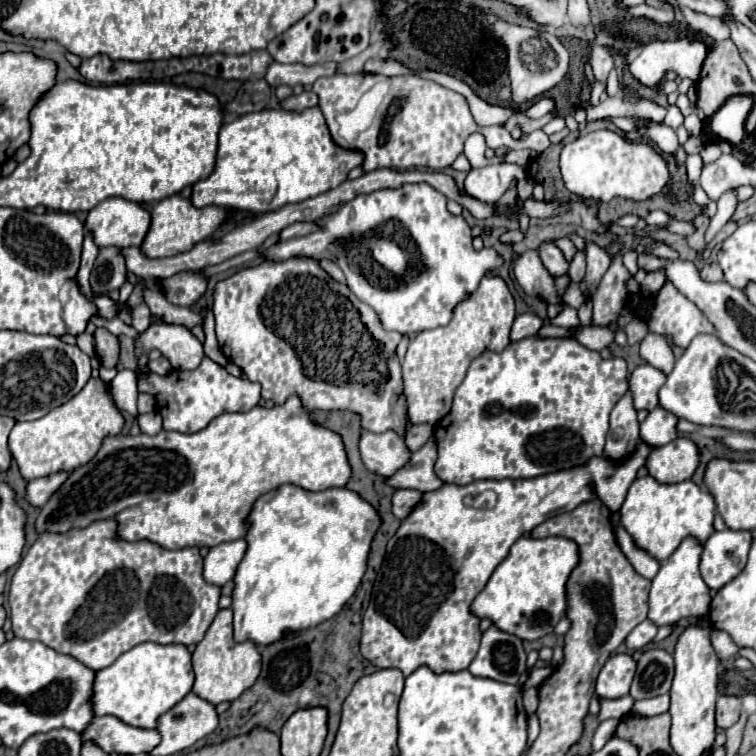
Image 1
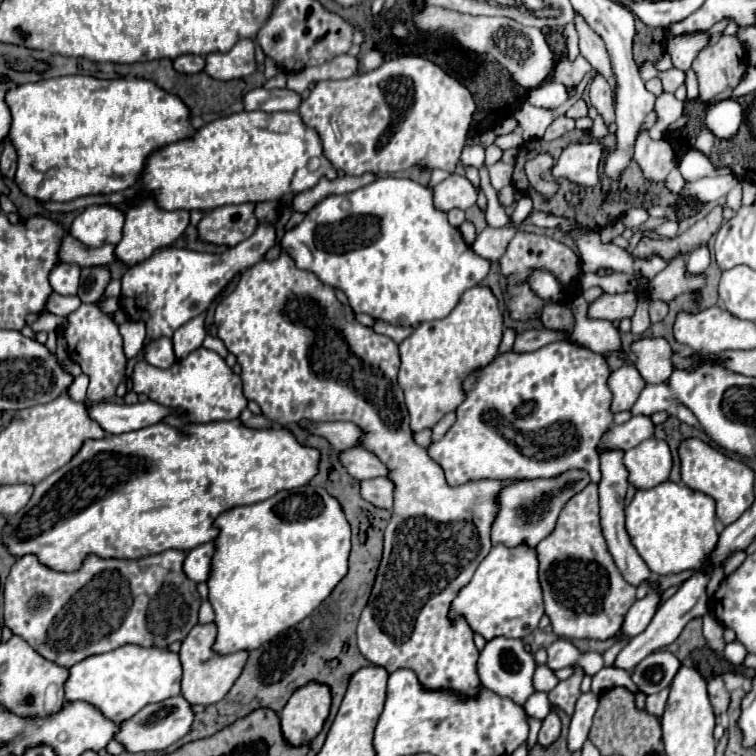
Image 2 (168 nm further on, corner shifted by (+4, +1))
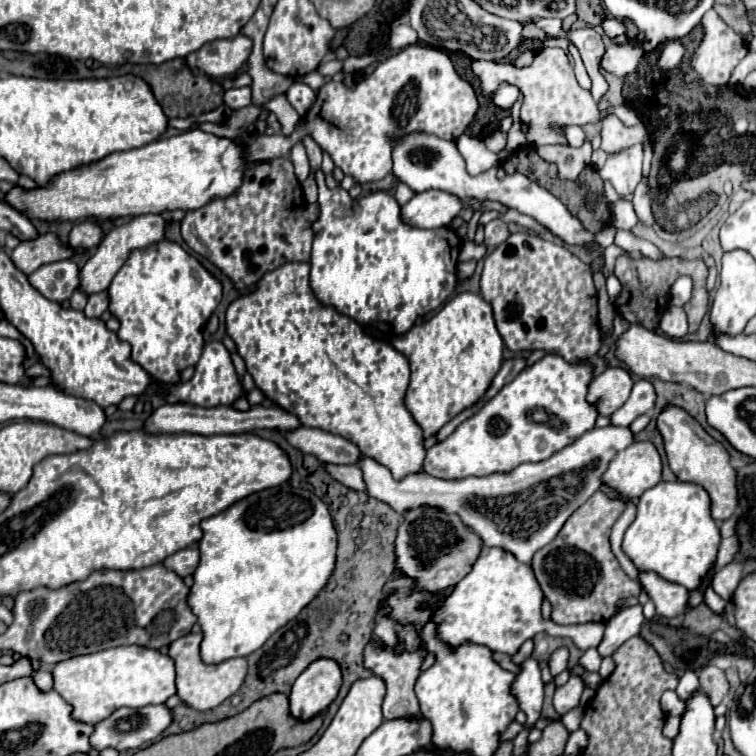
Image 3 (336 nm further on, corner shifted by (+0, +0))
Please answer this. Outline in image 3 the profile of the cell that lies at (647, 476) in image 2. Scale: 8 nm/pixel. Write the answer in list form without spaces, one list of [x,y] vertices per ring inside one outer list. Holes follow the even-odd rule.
[[[634,442],[608,466],[602,482],[622,496],[638,498],[662,480],[662,458],[652,442]]]

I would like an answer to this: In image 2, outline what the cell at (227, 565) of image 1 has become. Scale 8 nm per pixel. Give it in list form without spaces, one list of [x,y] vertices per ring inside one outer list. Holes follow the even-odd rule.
[[[204,543],[200,547],[194,547],[186,559],[184,559],[184,573],[192,581],[206,581],[206,575],[210,575],[210,559],[214,555],[214,543]]]

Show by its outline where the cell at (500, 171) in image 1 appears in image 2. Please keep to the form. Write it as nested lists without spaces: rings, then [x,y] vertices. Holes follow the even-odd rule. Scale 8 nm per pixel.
[[[450,175],[432,189],[434,207],[448,213],[450,209],[468,209],[476,205],[476,189],[462,175]]]

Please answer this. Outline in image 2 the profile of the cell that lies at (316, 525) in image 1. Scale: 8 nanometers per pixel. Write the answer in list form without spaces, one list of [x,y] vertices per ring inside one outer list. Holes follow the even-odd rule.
[[[302,485],[290,491],[278,491],[276,495],[252,503],[234,507],[222,513],[214,527],[218,535],[214,539],[216,551],[208,575],[208,601],[216,613],[216,641],[214,653],[230,655],[236,651],[252,651],[274,635],[294,627],[306,615],[310,615],[326,595],[338,585],[338,579],[348,571],[350,555],[350,525],[340,503],[322,487]]]

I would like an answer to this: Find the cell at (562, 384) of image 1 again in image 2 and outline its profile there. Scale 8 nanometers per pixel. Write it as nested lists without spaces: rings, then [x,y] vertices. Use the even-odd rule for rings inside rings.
[[[554,341],[554,343],[548,343],[546,347],[534,351],[534,353],[502,353],[498,355],[490,365],[474,371],[466,381],[464,381],[464,391],[466,391],[466,399],[464,403],[458,407],[458,419],[456,423],[448,429],[448,433],[440,439],[440,441],[434,441],[430,447],[428,447],[428,455],[444,469],[444,477],[448,481],[448,485],[464,485],[468,481],[476,481],[476,479],[534,479],[538,475],[560,475],[562,471],[568,471],[570,467],[582,467],[586,471],[590,471],[590,479],[592,483],[600,483],[602,479],[602,473],[600,473],[600,457],[596,453],[596,445],[598,445],[598,439],[602,437],[602,431],[606,431],[606,427],[612,425],[612,411],[610,411],[610,387],[608,387],[608,377],[610,377],[610,369],[604,361],[602,355],[590,351],[590,349],[584,349],[584,347],[578,347],[570,341]]]

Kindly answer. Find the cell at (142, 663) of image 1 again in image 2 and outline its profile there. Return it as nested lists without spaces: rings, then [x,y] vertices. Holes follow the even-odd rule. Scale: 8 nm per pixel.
[[[126,643],[122,647],[116,647],[114,651],[90,655],[78,663],[74,663],[68,669],[68,679],[64,683],[64,697],[68,701],[86,701],[94,705],[106,719],[120,723],[122,719],[130,719],[130,715],[138,713],[148,703],[160,703],[164,699],[176,697],[180,693],[180,679],[182,679],[182,665],[176,653],[162,651],[156,647],[140,647]]]

